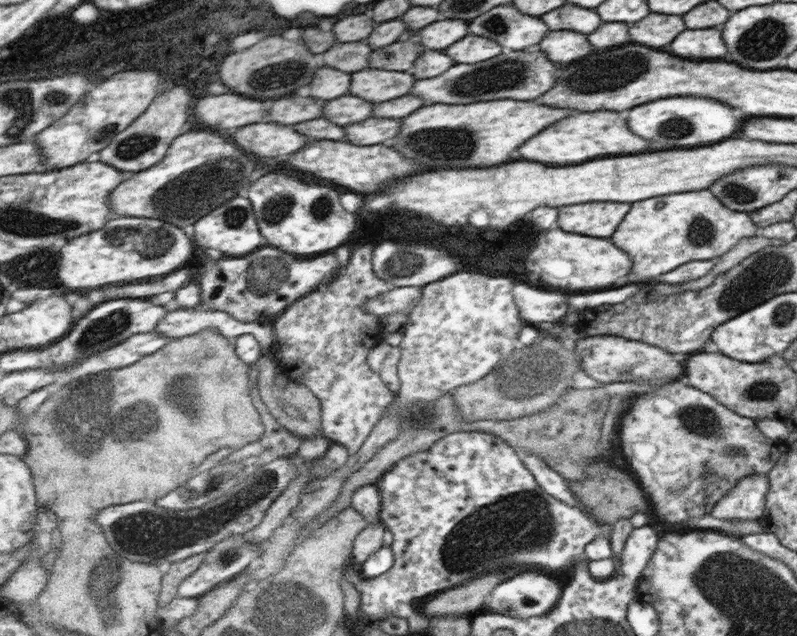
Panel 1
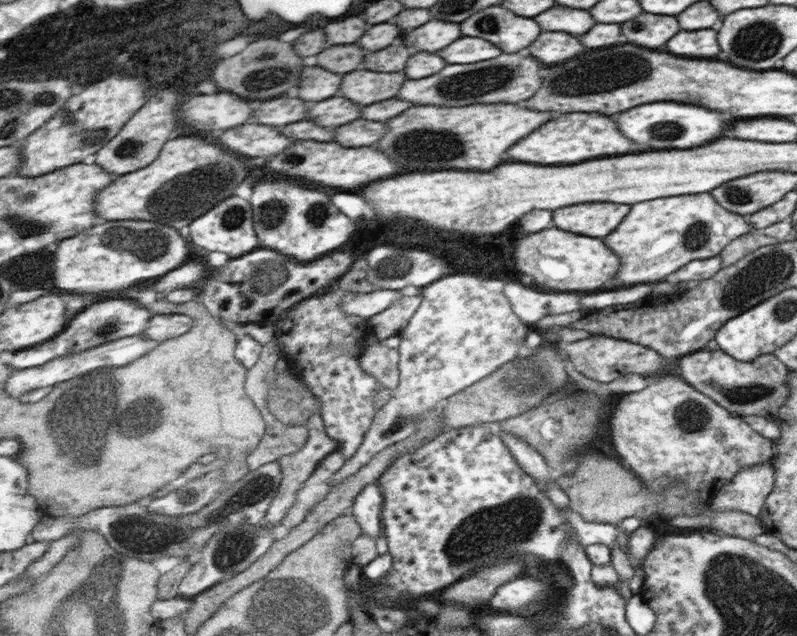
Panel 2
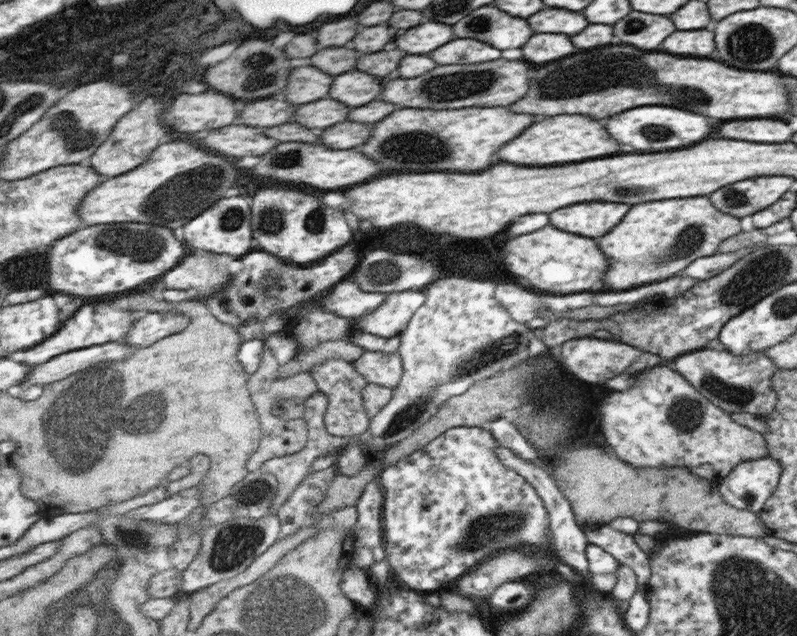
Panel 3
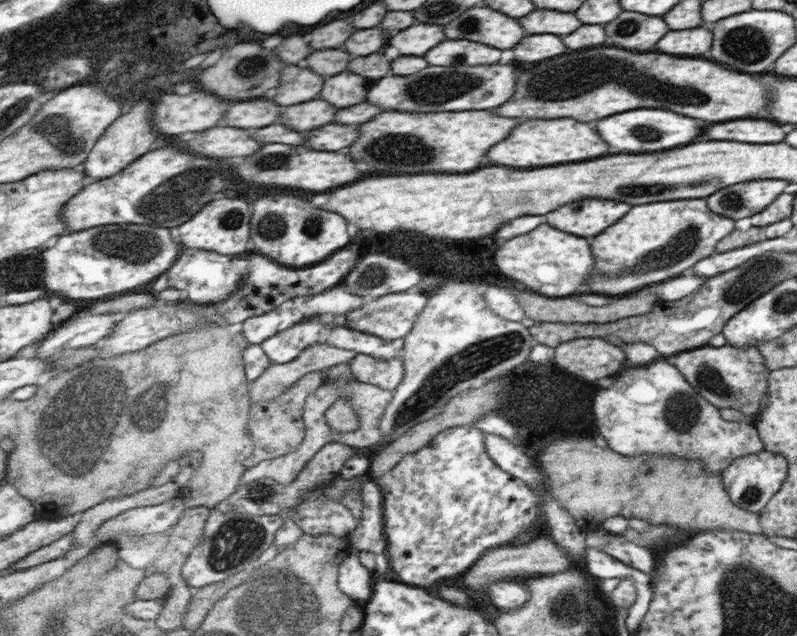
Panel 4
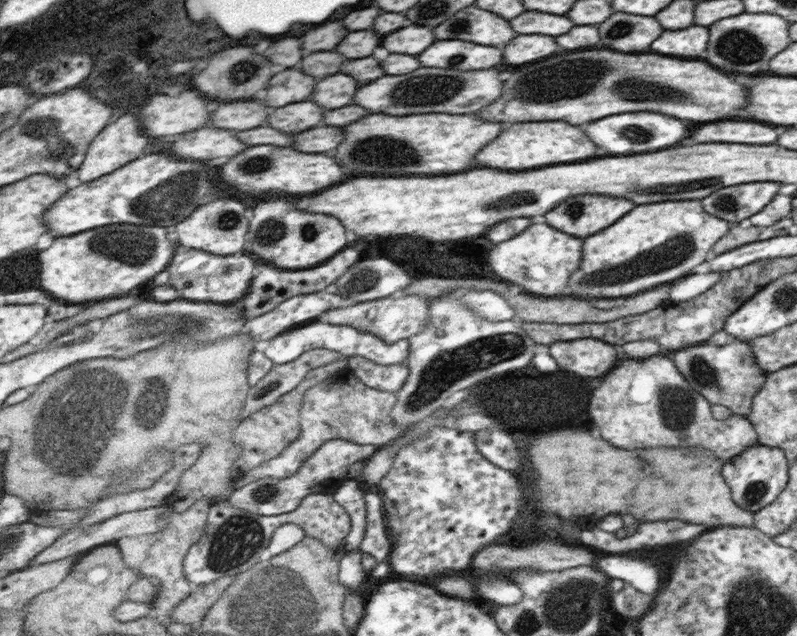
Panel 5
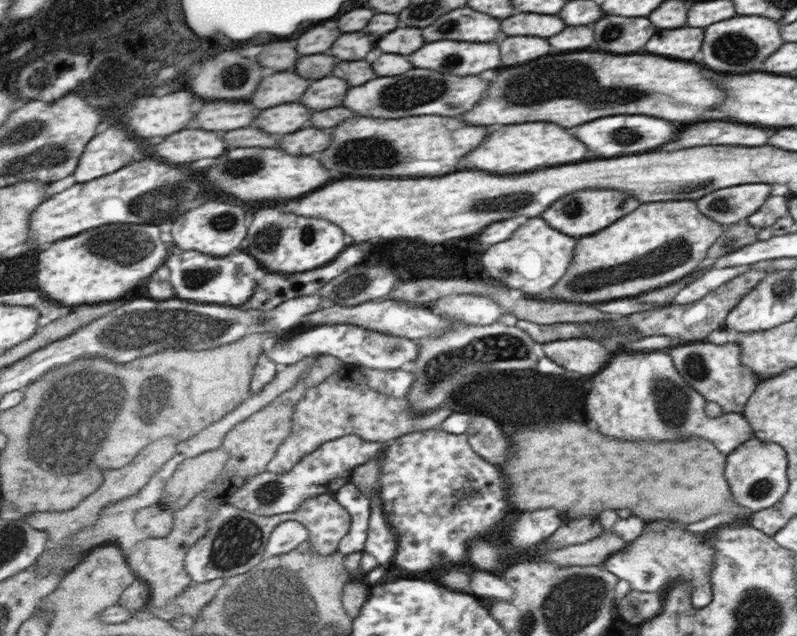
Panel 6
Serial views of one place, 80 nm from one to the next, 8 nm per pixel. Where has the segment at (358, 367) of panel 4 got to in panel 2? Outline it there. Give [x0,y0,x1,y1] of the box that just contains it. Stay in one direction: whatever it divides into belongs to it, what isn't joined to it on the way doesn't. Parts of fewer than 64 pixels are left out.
[360,341,400,390]

